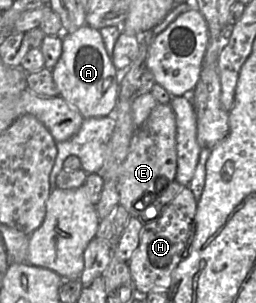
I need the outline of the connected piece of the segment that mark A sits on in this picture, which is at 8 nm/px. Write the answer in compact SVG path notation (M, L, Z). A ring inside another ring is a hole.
M86 24L61 36L62 54L51 70L60 96L84 119L113 115L119 100L121 73L107 54L100 31Z

